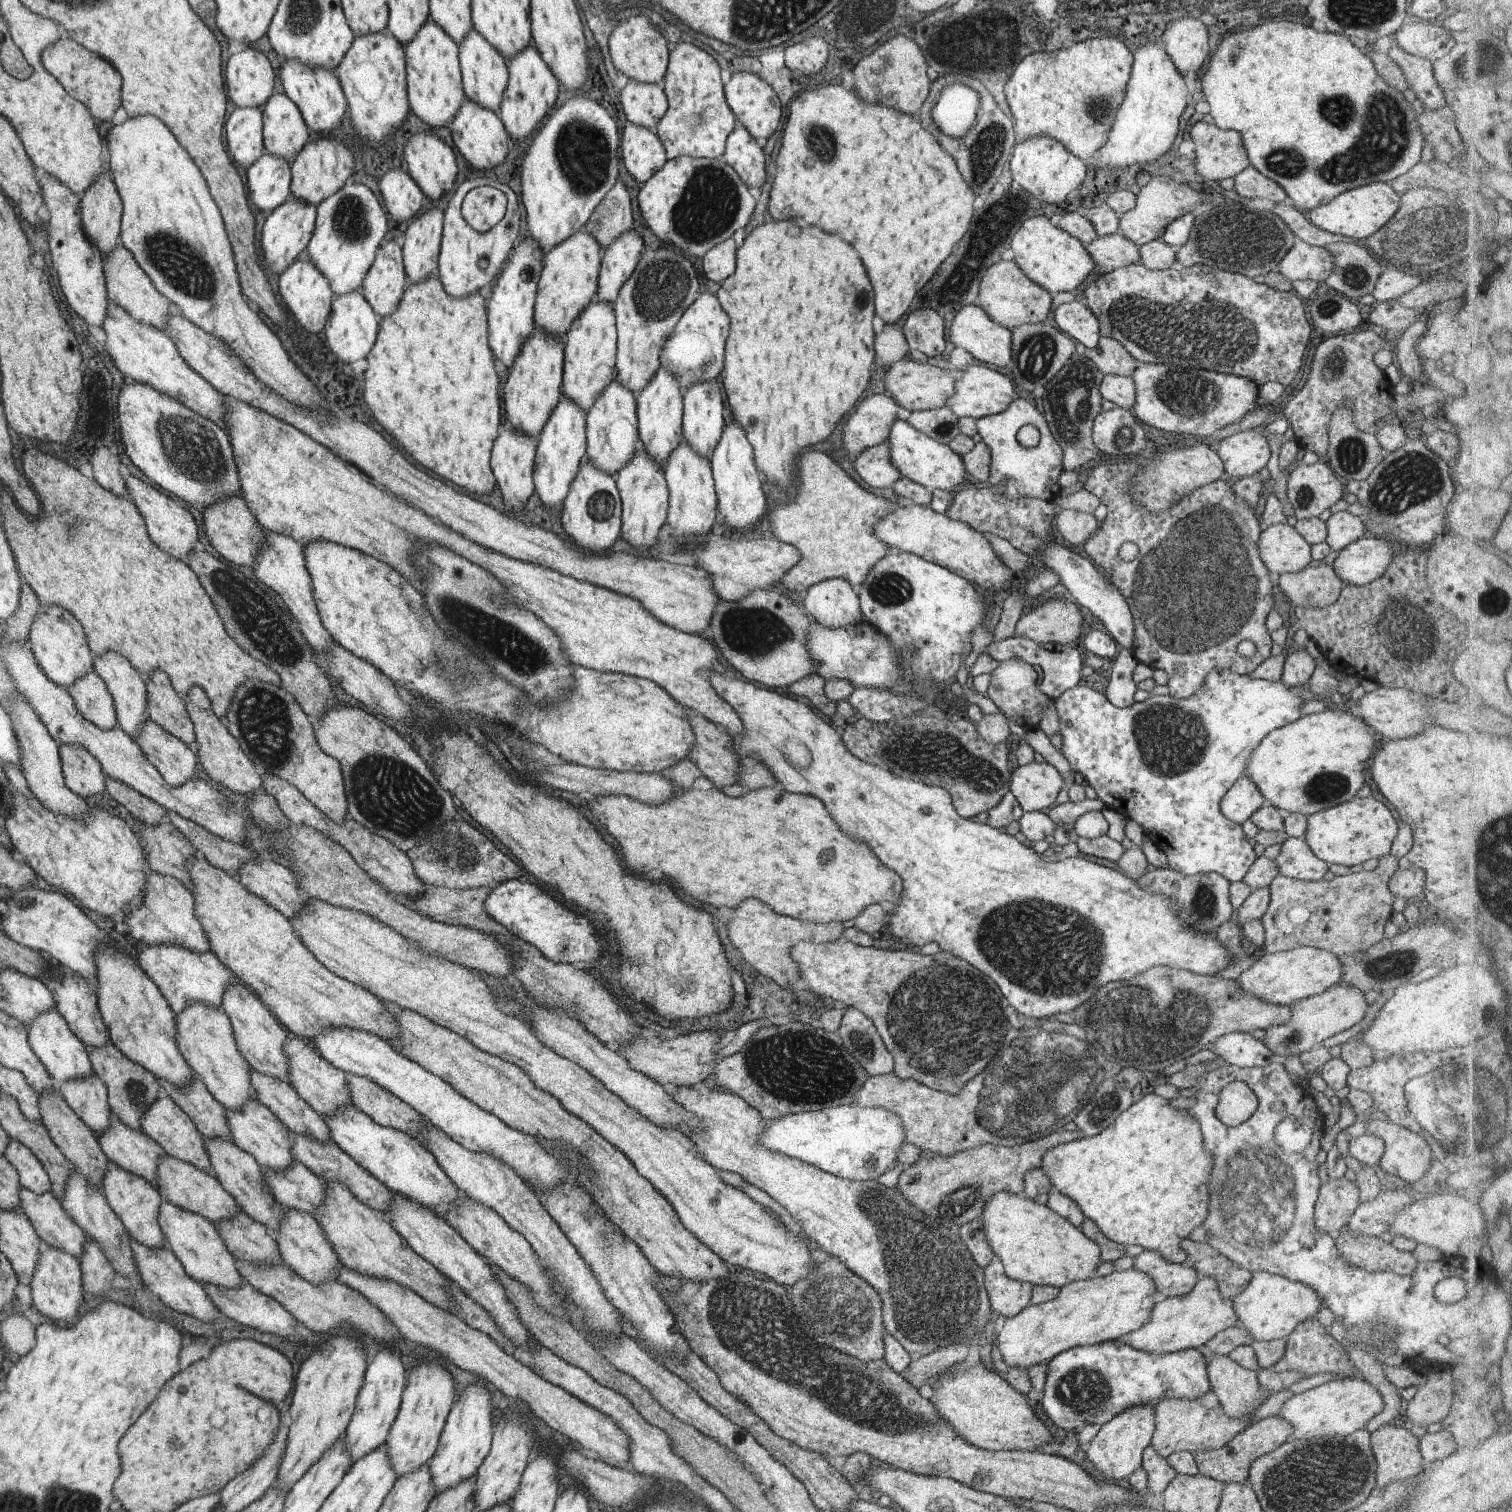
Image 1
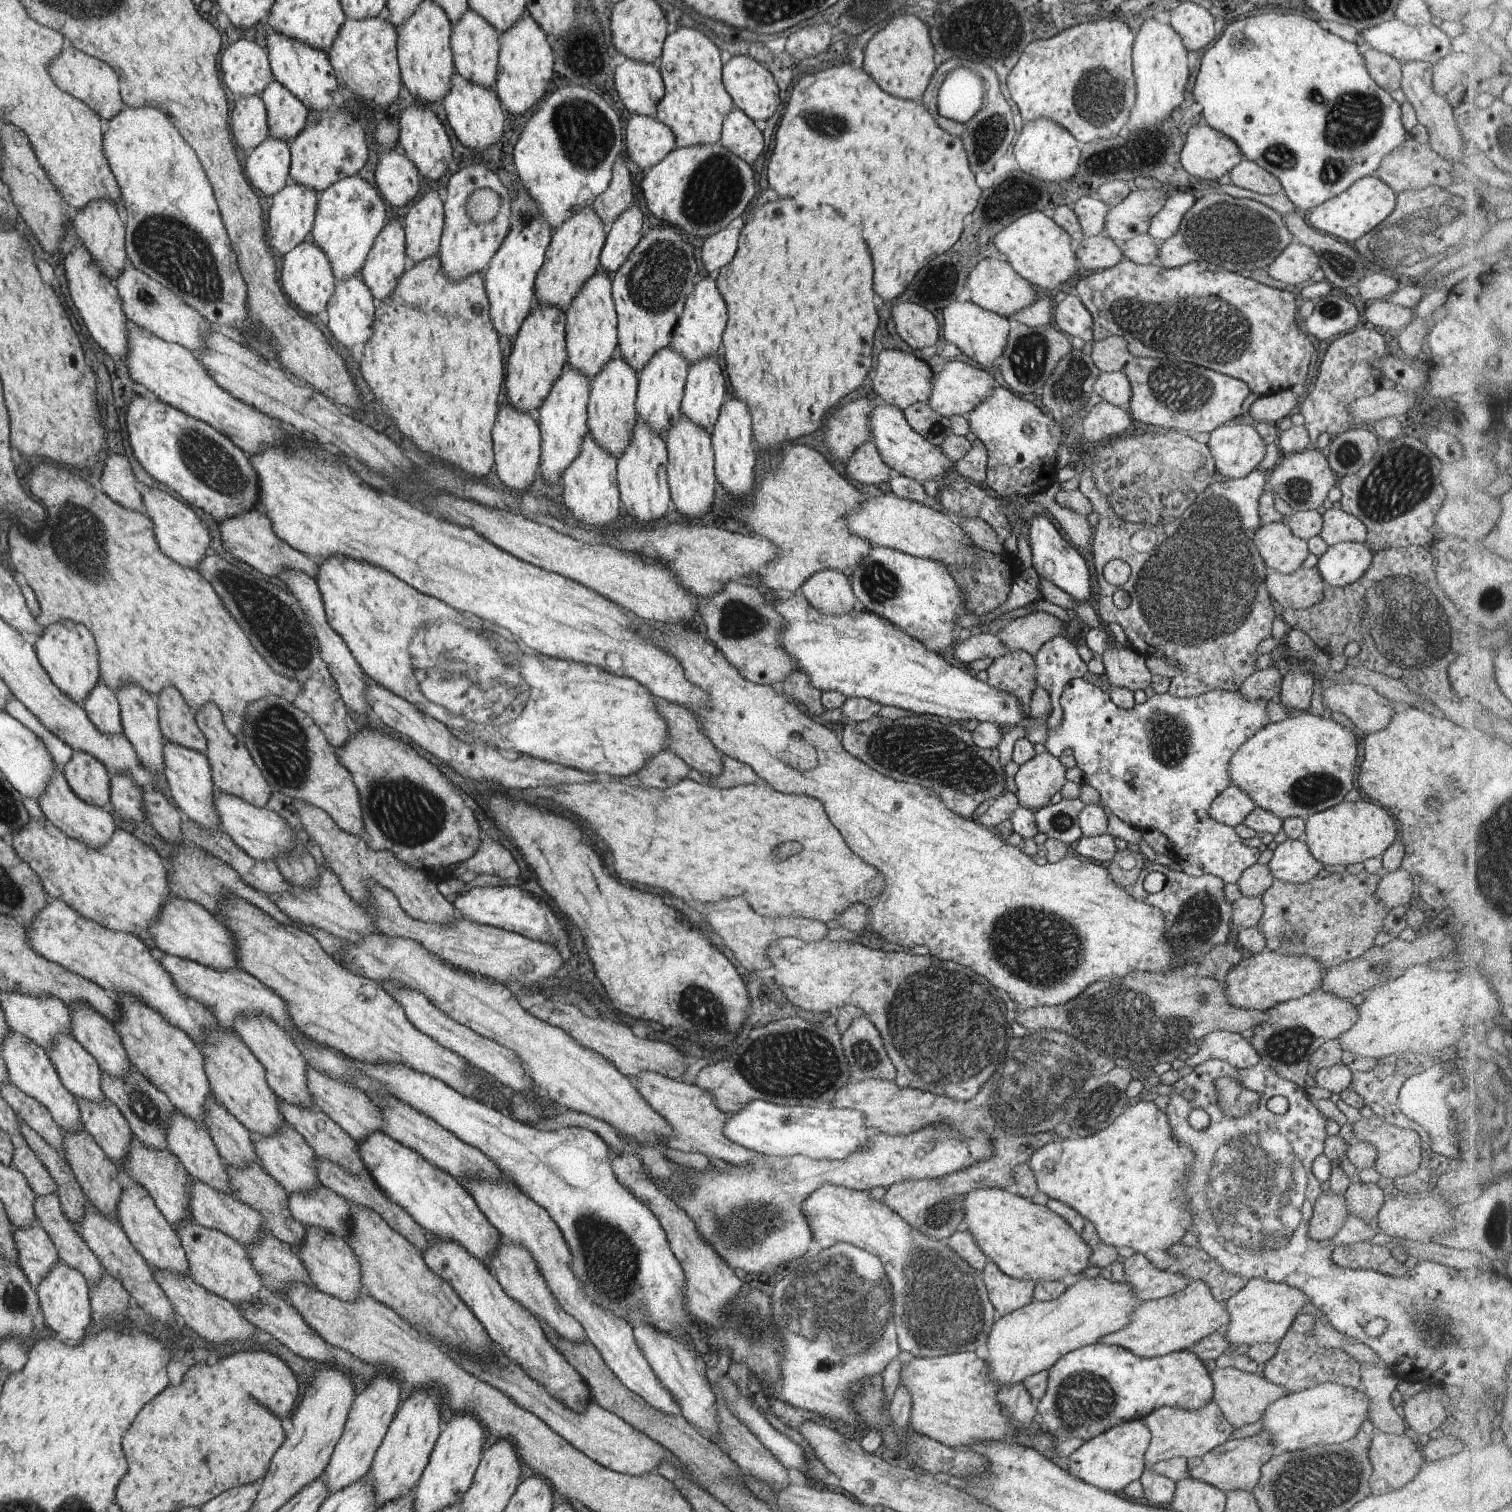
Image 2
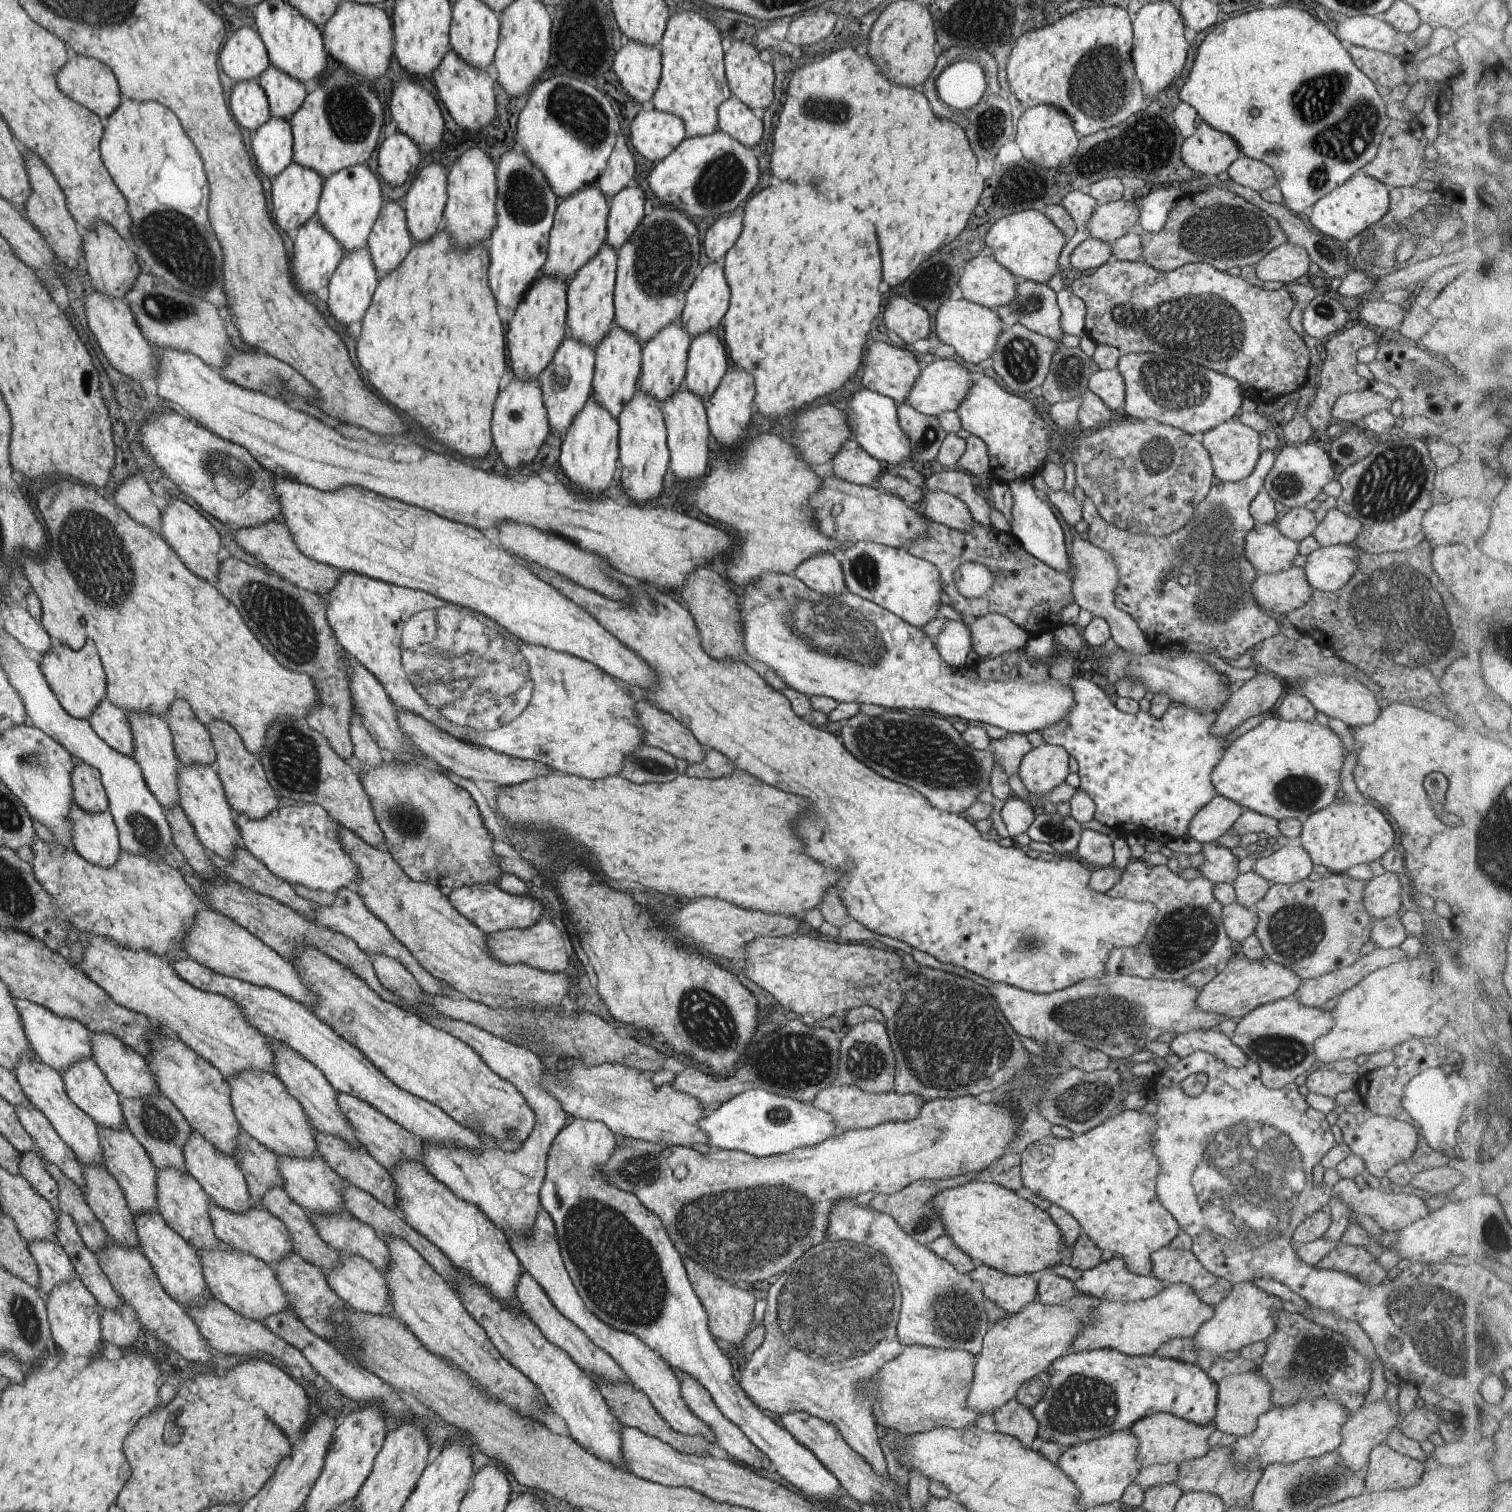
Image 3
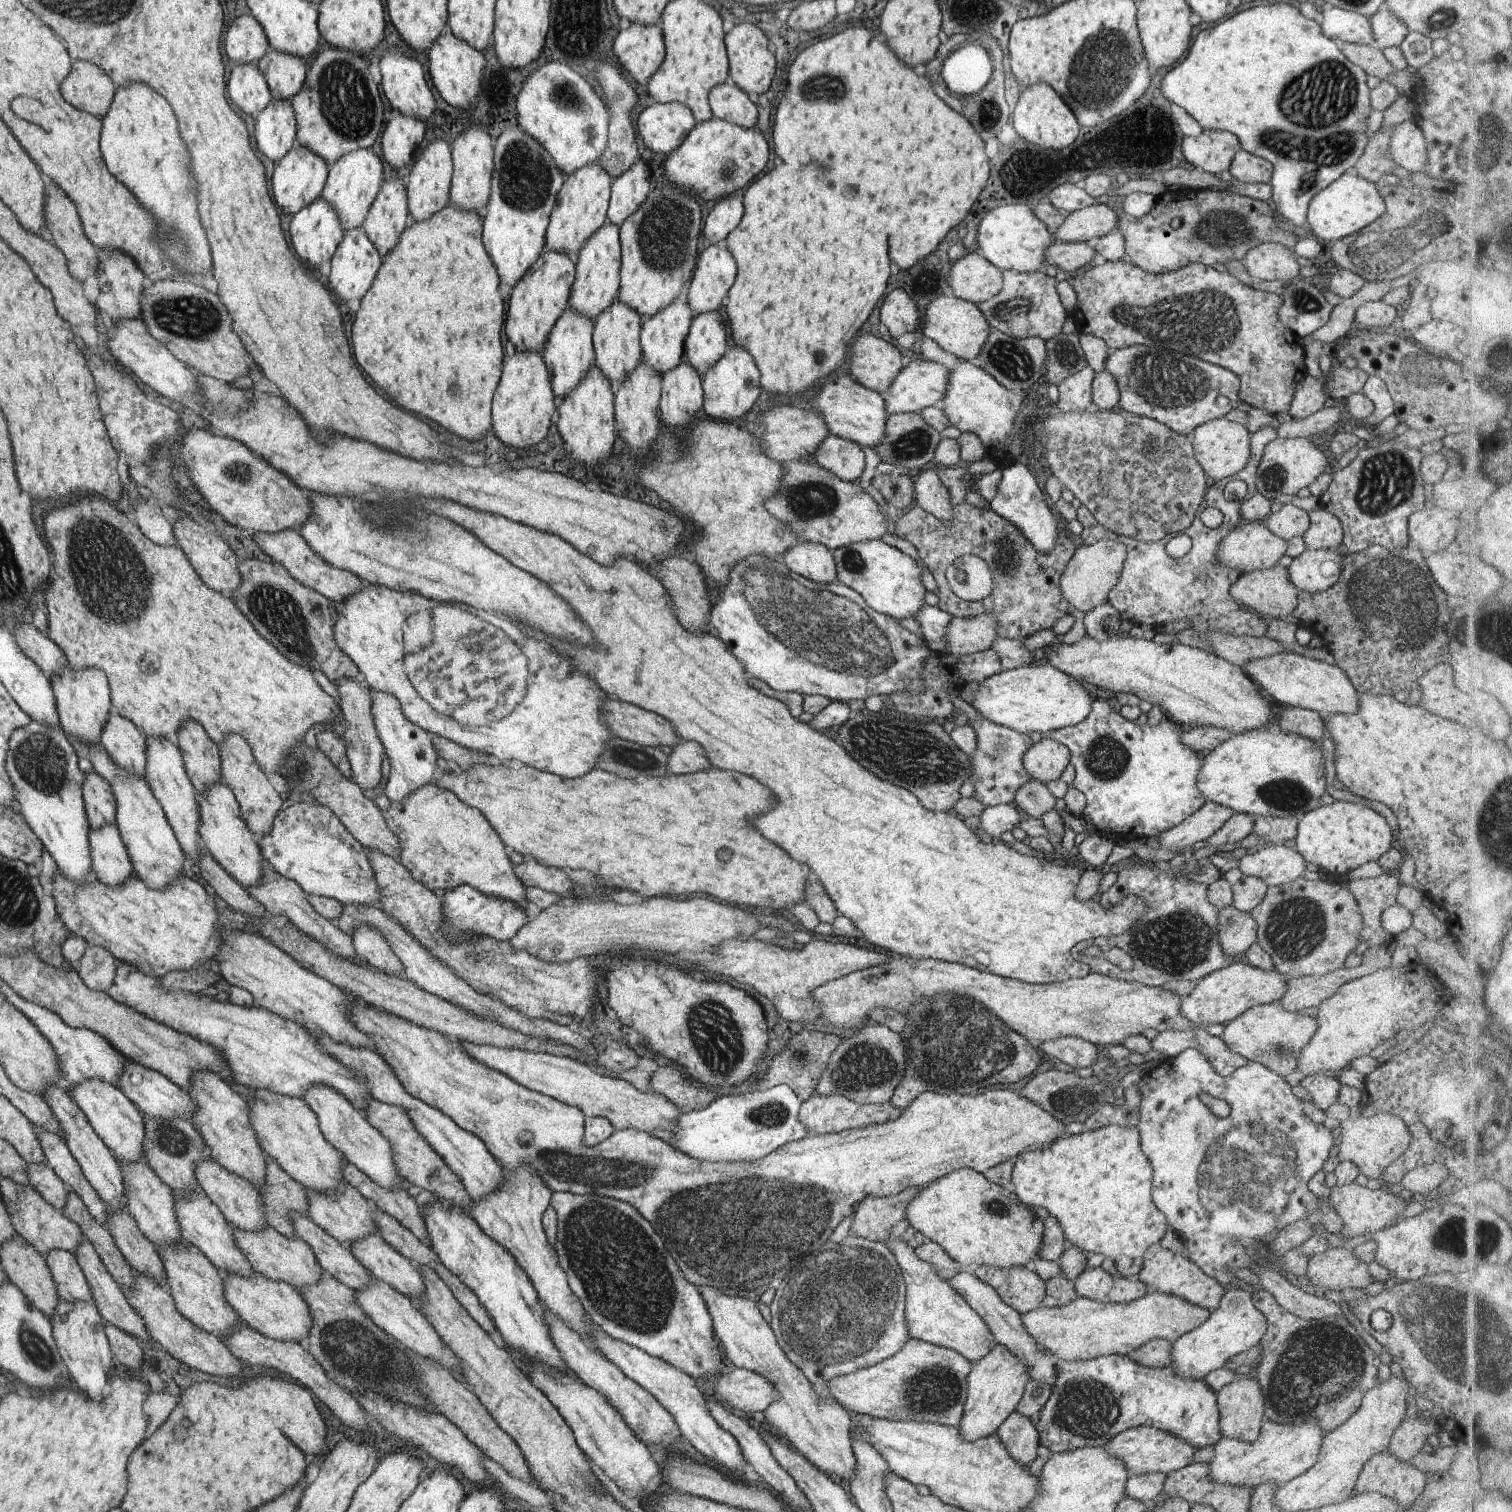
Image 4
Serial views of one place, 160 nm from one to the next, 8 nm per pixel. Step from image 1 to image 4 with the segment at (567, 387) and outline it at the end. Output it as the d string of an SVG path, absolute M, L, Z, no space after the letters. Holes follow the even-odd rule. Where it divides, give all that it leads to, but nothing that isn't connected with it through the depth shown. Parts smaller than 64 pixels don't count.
M602 224L575 256L575 282L570 294L568 308L591 322L601 315L618 296L618 271L621 269L621 242L618 240L617 225Z

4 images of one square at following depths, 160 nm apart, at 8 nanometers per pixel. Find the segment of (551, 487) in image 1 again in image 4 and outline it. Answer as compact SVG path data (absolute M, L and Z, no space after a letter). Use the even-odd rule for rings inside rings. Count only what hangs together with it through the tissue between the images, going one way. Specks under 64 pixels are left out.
M567 308L551 328L541 355L551 374L550 384L556 398L566 397L579 383L582 383L583 377L593 364L593 322Z

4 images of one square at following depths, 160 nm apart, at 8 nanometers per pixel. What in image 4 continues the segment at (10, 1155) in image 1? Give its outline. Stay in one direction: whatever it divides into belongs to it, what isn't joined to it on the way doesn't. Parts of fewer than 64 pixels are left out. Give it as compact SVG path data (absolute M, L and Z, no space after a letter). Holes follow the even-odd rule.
M26 1163L26 1176L29 1185L43 1197L47 1204L58 1210L65 1206L67 1186L45 1163Z

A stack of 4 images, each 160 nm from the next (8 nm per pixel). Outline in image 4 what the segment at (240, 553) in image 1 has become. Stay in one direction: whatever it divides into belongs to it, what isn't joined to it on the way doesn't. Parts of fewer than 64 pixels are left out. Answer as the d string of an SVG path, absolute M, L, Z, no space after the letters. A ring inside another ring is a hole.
M287 527L274 533L253 532L252 540L263 554L269 556L271 562L280 564L295 582L318 592L333 603L343 602L347 595L358 591L363 586L363 581L352 572L335 568L317 556L317 553L302 539L301 534L295 528Z

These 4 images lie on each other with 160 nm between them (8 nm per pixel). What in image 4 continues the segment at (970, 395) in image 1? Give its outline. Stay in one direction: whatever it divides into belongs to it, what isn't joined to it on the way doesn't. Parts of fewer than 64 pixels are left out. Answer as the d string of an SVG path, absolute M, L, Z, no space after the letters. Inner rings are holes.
M927 359L906 361L903 367L891 382L886 393L883 393L886 416L893 413L919 413L927 407L933 407L941 403L948 385L950 372L942 364L937 364Z

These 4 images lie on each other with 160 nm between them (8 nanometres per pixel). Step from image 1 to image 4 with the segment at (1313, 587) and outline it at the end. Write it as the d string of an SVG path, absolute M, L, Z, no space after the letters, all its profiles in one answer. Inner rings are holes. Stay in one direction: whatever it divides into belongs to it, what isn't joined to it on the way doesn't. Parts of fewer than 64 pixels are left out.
M1279 564L1270 569L1239 575L1238 579L1230 586L1228 591L1230 597L1239 606L1257 613L1267 621L1285 619L1287 616L1292 615L1295 607L1298 606L1299 591L1288 579L1288 570Z

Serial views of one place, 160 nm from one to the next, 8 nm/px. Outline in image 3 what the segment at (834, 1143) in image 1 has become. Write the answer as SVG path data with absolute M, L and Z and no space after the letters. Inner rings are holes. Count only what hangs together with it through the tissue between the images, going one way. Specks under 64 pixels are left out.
M761 1089L746 1090L711 1113L706 1112L698 1120L698 1128L707 1135L707 1144L711 1150L735 1149L756 1157L788 1153L799 1147L812 1147L845 1132L837 1130L832 1116L812 1103L796 1101Z

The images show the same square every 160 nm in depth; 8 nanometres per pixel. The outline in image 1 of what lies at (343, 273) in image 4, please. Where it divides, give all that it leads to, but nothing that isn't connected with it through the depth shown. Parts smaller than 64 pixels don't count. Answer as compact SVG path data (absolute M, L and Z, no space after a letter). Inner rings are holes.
M355 291L346 295L333 297L331 314L323 328L323 336L325 336L329 352L337 360L345 364L359 360L359 358L365 359L371 347L377 342L378 323L378 317L361 292Z

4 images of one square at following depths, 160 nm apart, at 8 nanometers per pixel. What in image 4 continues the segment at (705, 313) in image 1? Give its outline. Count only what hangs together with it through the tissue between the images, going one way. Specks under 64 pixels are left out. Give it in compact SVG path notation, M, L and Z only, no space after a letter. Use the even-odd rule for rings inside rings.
M703 243L685 299L692 318L701 313L717 311L724 304L735 275L736 264L726 247L719 243Z

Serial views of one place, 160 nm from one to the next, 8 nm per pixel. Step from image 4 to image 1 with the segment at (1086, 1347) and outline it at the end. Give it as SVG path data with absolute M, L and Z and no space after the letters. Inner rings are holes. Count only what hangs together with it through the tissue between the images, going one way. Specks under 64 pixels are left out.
M1199 1276L1187 1294L1157 1299L1148 1321L1141 1328L1123 1335L1121 1340L1131 1348L1150 1353L1203 1349L1204 1344L1218 1332L1233 1326L1237 1326L1237 1320L1231 1300L1219 1294L1215 1279Z

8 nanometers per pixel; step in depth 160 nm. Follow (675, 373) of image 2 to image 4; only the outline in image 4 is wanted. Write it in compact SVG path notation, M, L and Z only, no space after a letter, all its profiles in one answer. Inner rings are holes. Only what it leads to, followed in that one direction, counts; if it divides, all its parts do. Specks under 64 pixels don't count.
M677 297L671 304L657 311L653 316L642 320L640 328L640 347L642 363L659 376L675 368L683 359L683 345L690 327L692 314L686 302Z

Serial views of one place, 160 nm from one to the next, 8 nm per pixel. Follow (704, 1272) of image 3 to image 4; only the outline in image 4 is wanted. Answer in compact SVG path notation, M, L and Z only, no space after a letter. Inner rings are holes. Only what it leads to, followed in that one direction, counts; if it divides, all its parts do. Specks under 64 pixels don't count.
M707 1285L697 1288L697 1290L702 1296L707 1312L711 1317L712 1331L715 1338L719 1340L721 1348L723 1348L723 1358L725 1358L726 1364L731 1367L743 1367L752 1370L764 1376L776 1388L777 1398L764 1410L764 1423L774 1428L775 1432L787 1441L793 1449L799 1451L828 1477L832 1477L837 1481L843 1478L843 1480L851 1482L856 1474L856 1460L851 1446L849 1433L851 1423L847 1411L839 1406L834 1399L821 1399L816 1396L809 1381L804 1378L798 1368L795 1368L794 1364L791 1364L790 1360L787 1360L787 1357L779 1348L770 1325L763 1321L755 1303L744 1298L744 1293L730 1296Z

